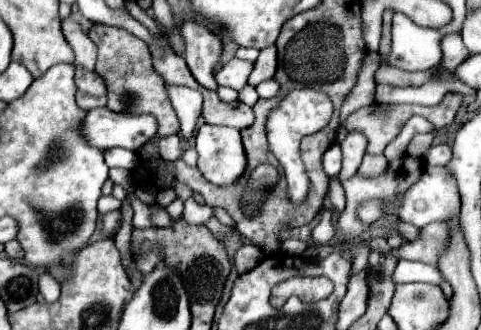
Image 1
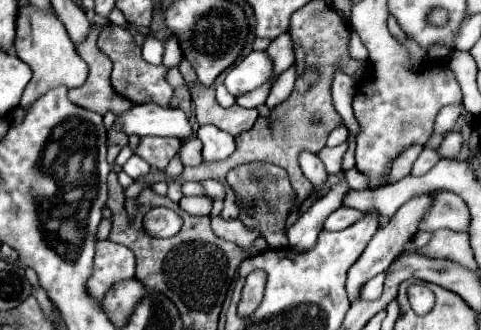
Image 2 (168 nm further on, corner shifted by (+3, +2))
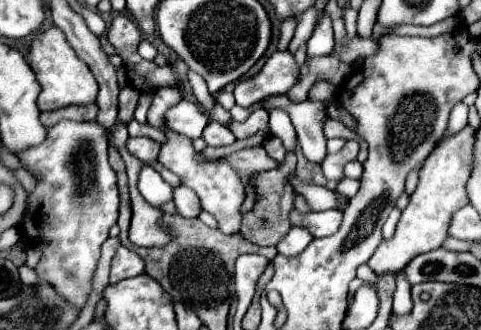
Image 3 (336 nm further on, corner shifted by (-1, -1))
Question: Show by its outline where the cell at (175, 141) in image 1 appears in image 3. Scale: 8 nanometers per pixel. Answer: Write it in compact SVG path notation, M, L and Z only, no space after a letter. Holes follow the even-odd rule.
M129 138L127 140L127 150L137 156L143 164L155 164L161 144L151 140L151 138Z

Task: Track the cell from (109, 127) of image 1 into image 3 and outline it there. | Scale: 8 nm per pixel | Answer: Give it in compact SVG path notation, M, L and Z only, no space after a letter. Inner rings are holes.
M181 100L179 104L175 104L173 108L169 108L165 112L165 128L175 134L189 136L191 140L201 136L207 122L209 122L207 116L203 112L199 112L197 104L189 102L189 100Z

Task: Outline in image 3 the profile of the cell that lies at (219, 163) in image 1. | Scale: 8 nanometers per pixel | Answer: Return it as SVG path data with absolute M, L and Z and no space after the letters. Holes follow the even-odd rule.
M209 122L201 138L207 142L207 146L231 146L235 142L231 130L219 122Z

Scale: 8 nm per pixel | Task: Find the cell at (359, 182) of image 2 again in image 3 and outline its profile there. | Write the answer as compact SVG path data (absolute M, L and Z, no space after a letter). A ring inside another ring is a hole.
M343 178L337 182L337 188L335 188L339 194L343 194L345 198L353 198L359 190L359 180L351 180L351 178Z

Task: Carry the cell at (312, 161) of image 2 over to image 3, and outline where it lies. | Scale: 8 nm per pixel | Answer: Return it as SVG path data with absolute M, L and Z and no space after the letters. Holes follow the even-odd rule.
M273 96L269 100L263 100L263 106L271 108L285 108L291 116L291 122L297 130L297 136L301 136L301 150L307 162L311 164L321 164L321 160L327 156L325 150L325 136L321 124L327 118L327 106L321 102L301 102L293 104L289 98L283 96Z

